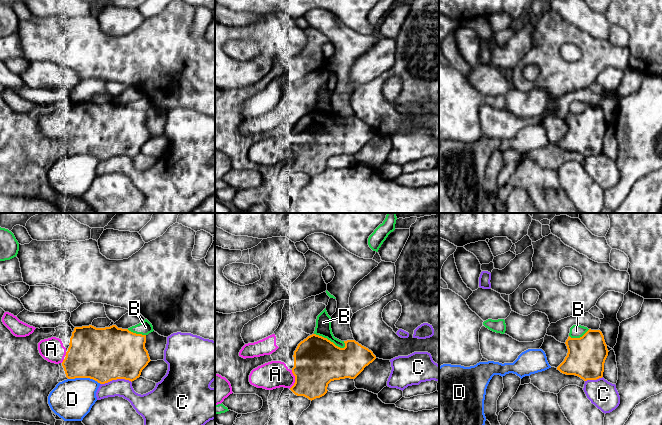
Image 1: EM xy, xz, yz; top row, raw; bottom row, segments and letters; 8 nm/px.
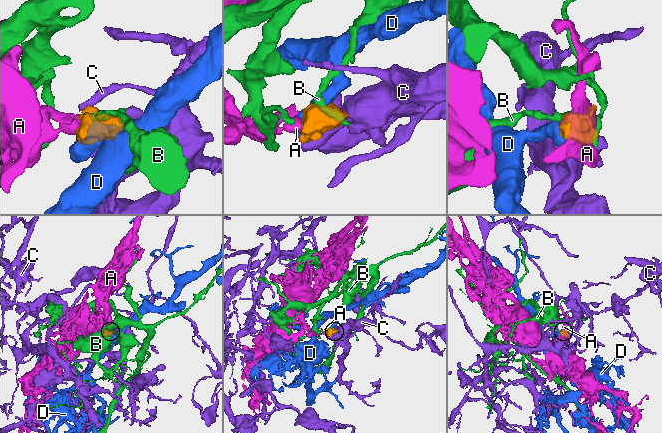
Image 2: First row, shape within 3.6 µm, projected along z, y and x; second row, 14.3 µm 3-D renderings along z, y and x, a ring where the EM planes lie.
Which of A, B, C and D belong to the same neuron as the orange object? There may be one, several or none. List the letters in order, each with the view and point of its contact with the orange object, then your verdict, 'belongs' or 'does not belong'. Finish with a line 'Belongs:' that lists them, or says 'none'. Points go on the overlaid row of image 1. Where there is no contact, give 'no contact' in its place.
A: xz (295, 379) | does not belong
B: xz (329, 340) | does not belong
C: xy (116, 379) | does not belong
D: xy (84, 377) | does not belong
Belongs: none

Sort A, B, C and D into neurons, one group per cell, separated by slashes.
A / B / C / D

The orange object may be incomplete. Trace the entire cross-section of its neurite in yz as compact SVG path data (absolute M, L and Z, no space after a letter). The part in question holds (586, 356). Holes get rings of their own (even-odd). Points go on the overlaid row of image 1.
M589 329L580 338L569 336L565 344L568 353L557 370L566 375L578 376L584 381L603 377L609 351L600 330Z

